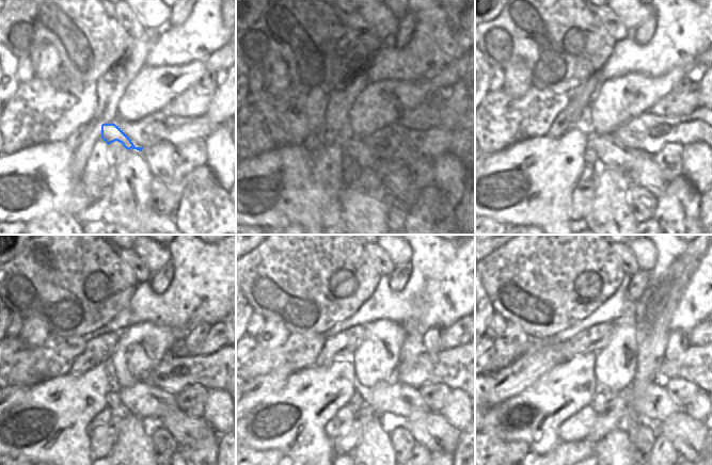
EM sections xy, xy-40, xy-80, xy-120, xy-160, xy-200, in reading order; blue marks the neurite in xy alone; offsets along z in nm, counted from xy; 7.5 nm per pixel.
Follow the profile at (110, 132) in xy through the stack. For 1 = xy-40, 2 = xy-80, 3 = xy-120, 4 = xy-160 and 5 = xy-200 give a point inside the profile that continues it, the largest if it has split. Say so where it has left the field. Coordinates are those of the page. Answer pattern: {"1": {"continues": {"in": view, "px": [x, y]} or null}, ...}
{"1": {"continues": {"in": "xy-40", "px": [354, 137]}}, "2": {"continues": {"in": "xy-80", "px": [612, 155]}}, "3": {"continues": {"in": "xy-120", "px": [143, 399]}}, "4": {"continues": {"in": "xy-160", "px": [391, 397]}}, "5": {"continues": {"in": "xy-200", "px": [654, 403]}}}

